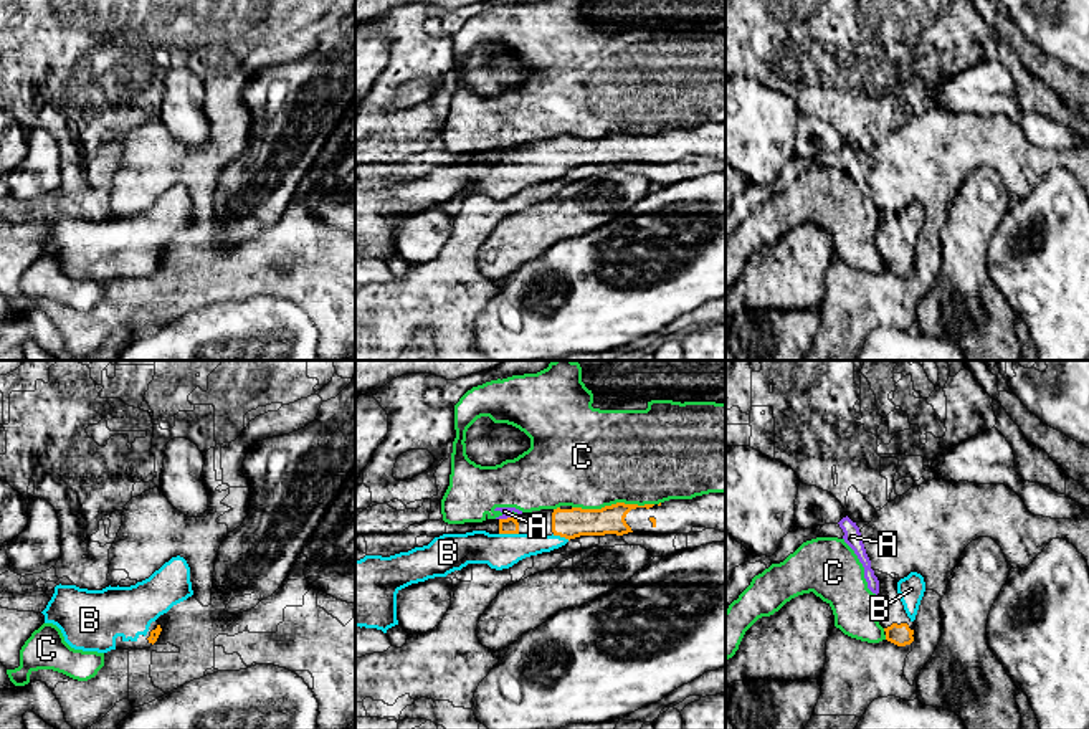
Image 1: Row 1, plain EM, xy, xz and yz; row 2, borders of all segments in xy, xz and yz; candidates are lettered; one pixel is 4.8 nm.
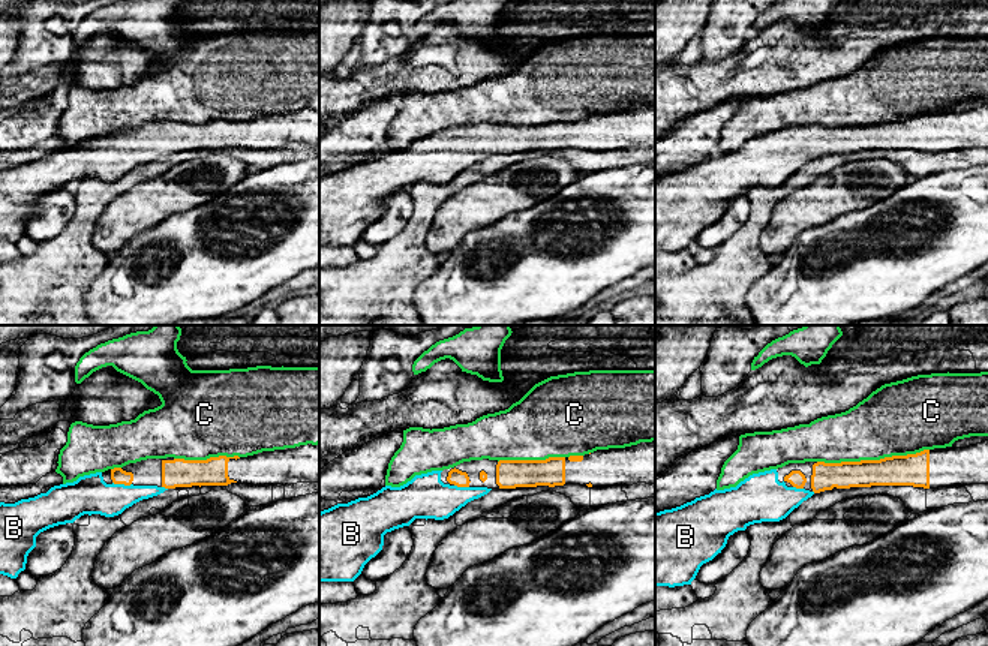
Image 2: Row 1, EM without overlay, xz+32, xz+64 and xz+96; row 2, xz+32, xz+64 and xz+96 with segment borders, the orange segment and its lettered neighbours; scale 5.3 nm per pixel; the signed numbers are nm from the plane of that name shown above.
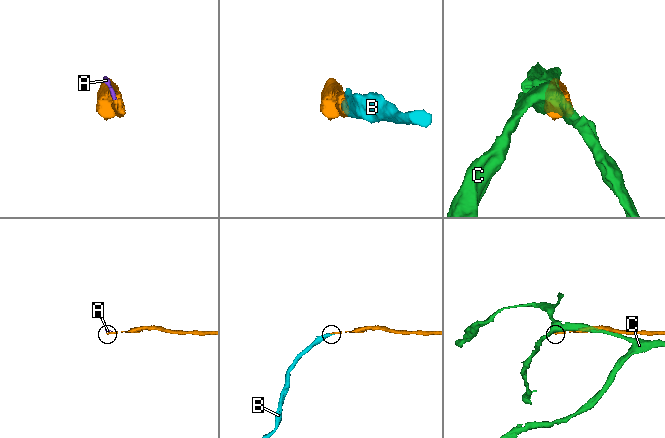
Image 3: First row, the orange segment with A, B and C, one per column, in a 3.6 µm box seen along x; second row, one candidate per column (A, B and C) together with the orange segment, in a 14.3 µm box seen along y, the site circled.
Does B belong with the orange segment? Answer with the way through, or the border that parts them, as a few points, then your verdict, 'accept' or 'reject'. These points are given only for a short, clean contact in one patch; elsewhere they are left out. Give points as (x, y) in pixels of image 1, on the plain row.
runs through xz (506, 156), (509, 162), (509, 171), (499, 181); accept

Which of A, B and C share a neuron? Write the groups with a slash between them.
A C / B

